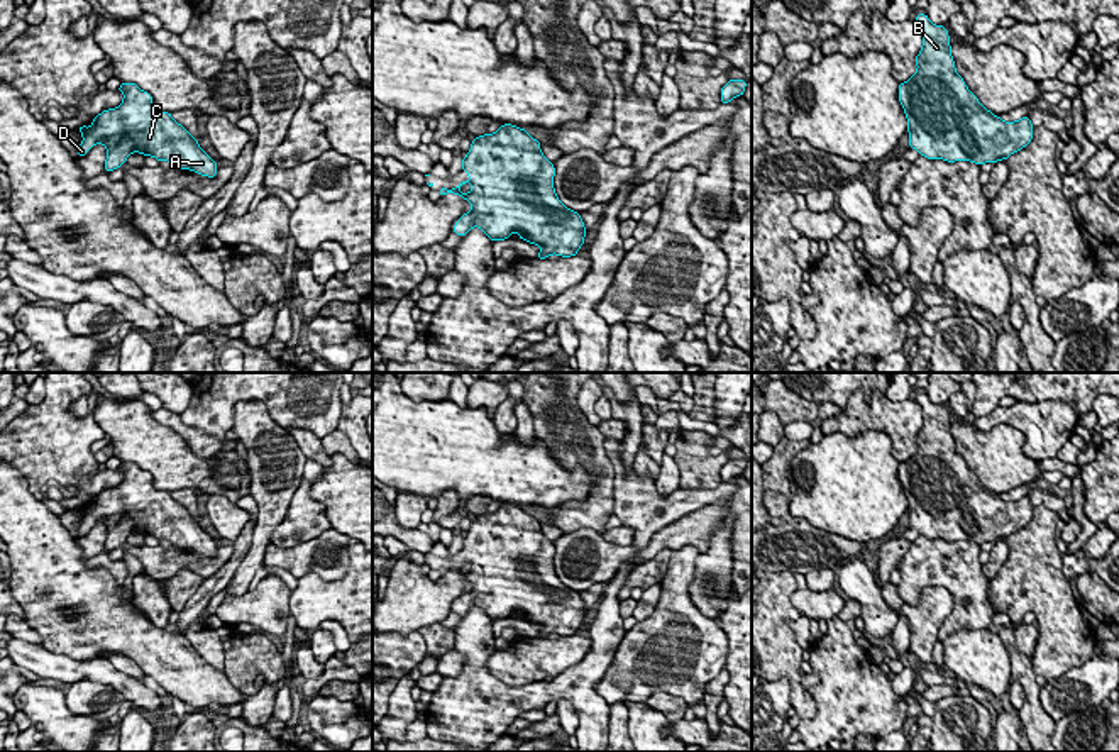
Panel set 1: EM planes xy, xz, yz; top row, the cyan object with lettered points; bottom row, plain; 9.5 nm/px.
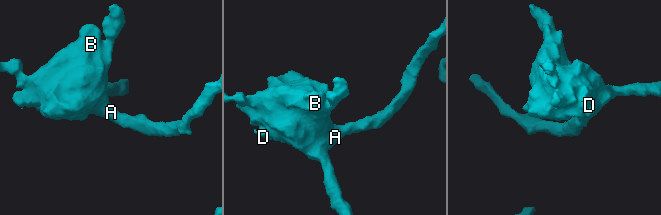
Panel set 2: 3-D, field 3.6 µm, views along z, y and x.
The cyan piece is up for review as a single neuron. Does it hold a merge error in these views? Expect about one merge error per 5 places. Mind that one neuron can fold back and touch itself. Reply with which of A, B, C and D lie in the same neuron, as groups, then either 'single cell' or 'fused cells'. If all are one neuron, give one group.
groups A B C D; single cell

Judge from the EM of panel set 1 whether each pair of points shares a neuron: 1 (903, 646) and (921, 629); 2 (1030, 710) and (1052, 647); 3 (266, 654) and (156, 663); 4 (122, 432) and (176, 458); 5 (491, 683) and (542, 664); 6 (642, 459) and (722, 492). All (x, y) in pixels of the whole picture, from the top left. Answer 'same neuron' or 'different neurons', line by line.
1: different neurons
2: different neurons
3: different neurons
4: same neuron
5: different neurons
6: different neurons

